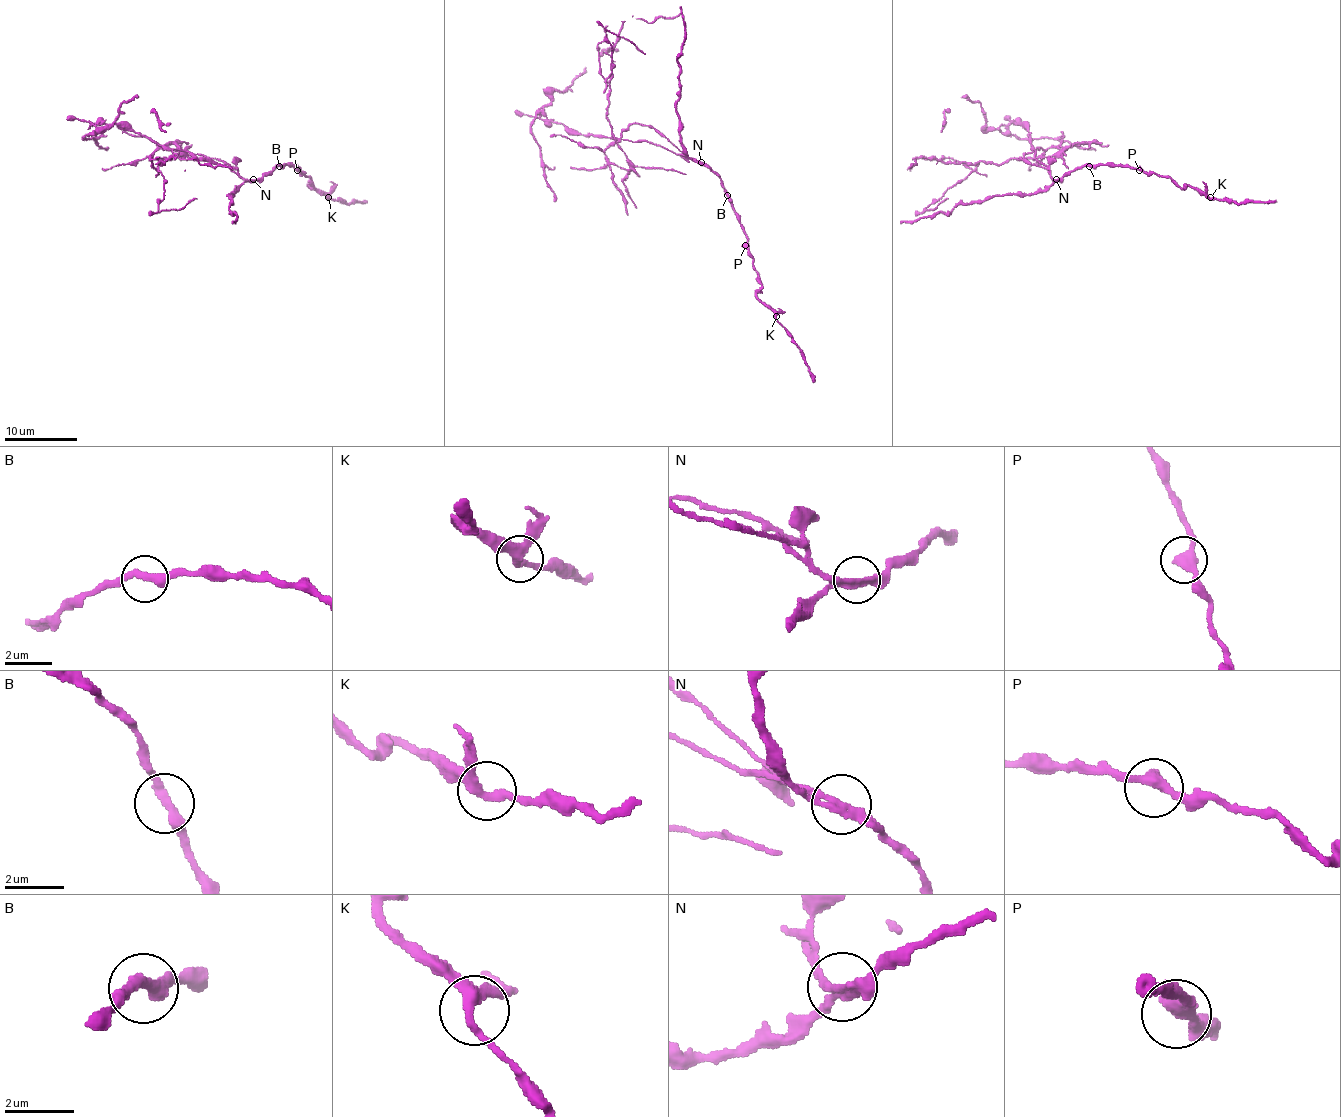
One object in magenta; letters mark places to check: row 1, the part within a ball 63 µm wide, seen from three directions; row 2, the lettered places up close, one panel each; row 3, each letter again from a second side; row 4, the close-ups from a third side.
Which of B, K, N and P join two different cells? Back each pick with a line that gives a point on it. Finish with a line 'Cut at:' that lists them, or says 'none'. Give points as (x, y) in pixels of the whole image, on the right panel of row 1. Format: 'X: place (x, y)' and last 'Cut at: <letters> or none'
N: place (1056, 179)
Cut at: N

